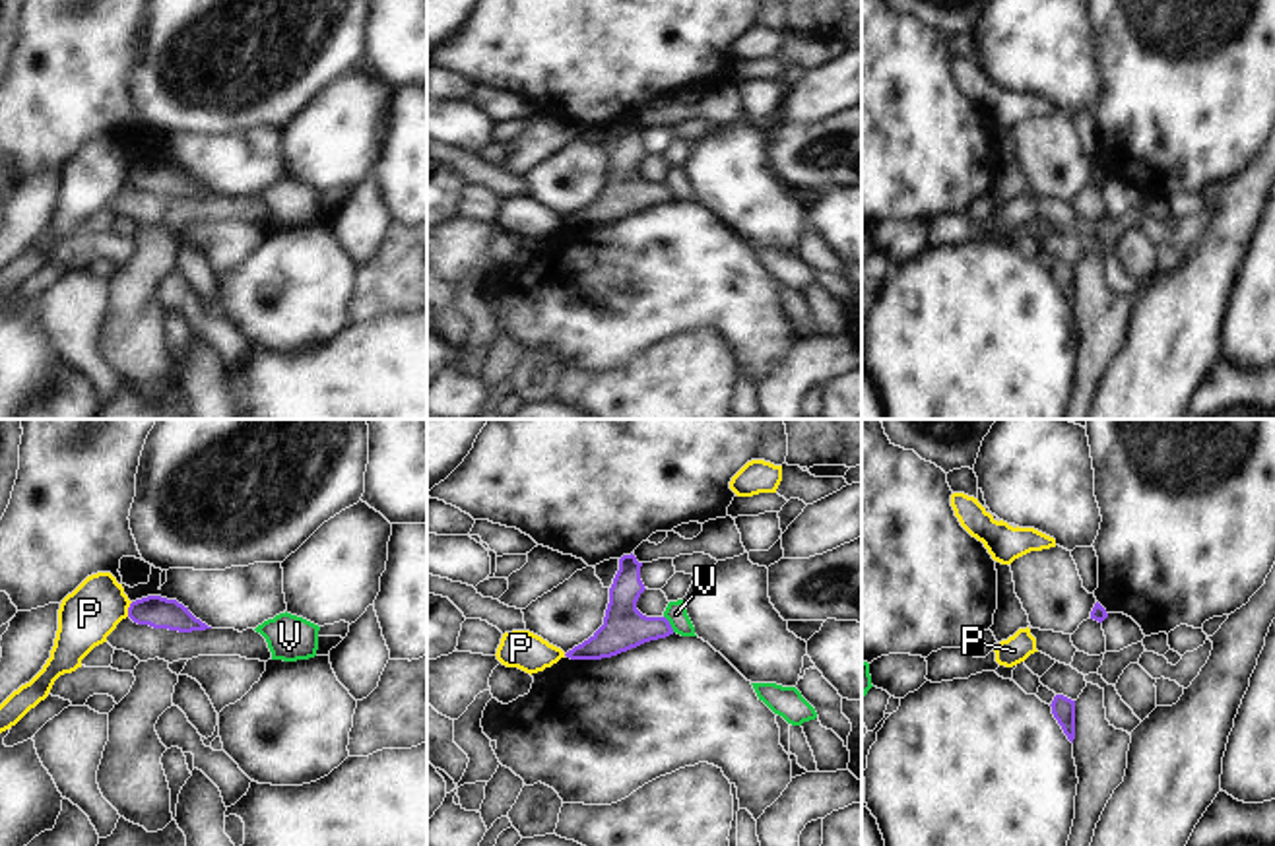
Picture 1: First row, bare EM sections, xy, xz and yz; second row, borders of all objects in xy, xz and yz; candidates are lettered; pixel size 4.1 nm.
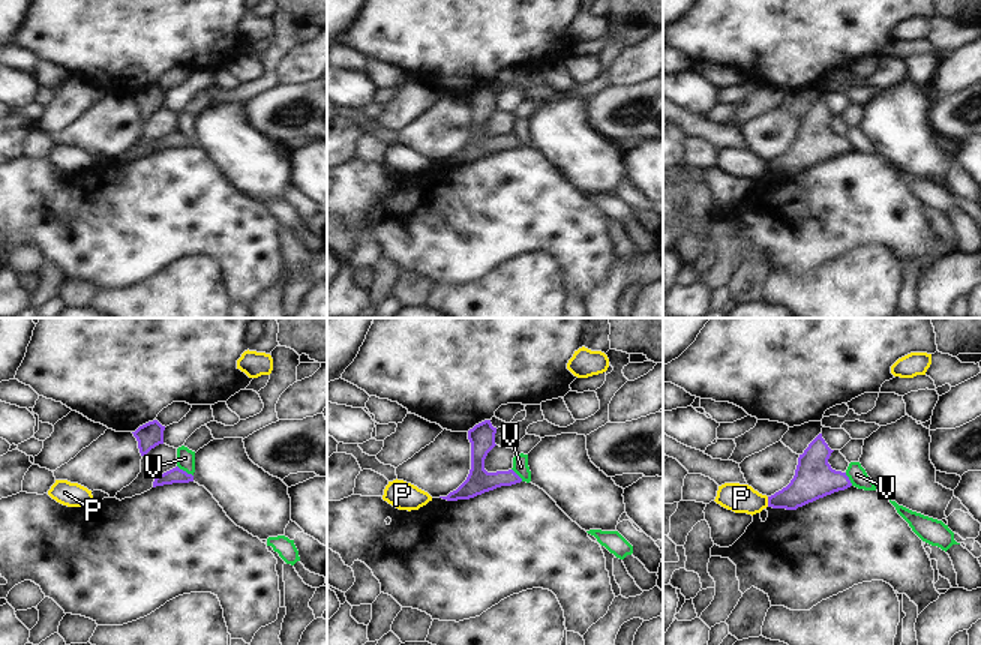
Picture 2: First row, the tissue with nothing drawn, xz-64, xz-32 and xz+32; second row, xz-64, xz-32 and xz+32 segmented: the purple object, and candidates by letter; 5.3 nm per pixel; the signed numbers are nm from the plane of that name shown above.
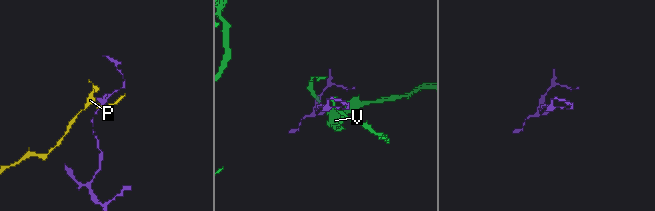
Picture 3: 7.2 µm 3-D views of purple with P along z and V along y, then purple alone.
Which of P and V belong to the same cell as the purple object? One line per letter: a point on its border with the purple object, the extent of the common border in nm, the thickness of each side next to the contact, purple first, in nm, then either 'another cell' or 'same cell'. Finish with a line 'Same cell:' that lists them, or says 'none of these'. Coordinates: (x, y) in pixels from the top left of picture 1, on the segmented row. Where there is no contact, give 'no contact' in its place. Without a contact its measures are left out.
P: xy (129, 610) | 70 nm | 130/240 nm | another cell
V: xz (668, 623) | 80 nm | 180/90 nm | another cell
Same cell: none of these

